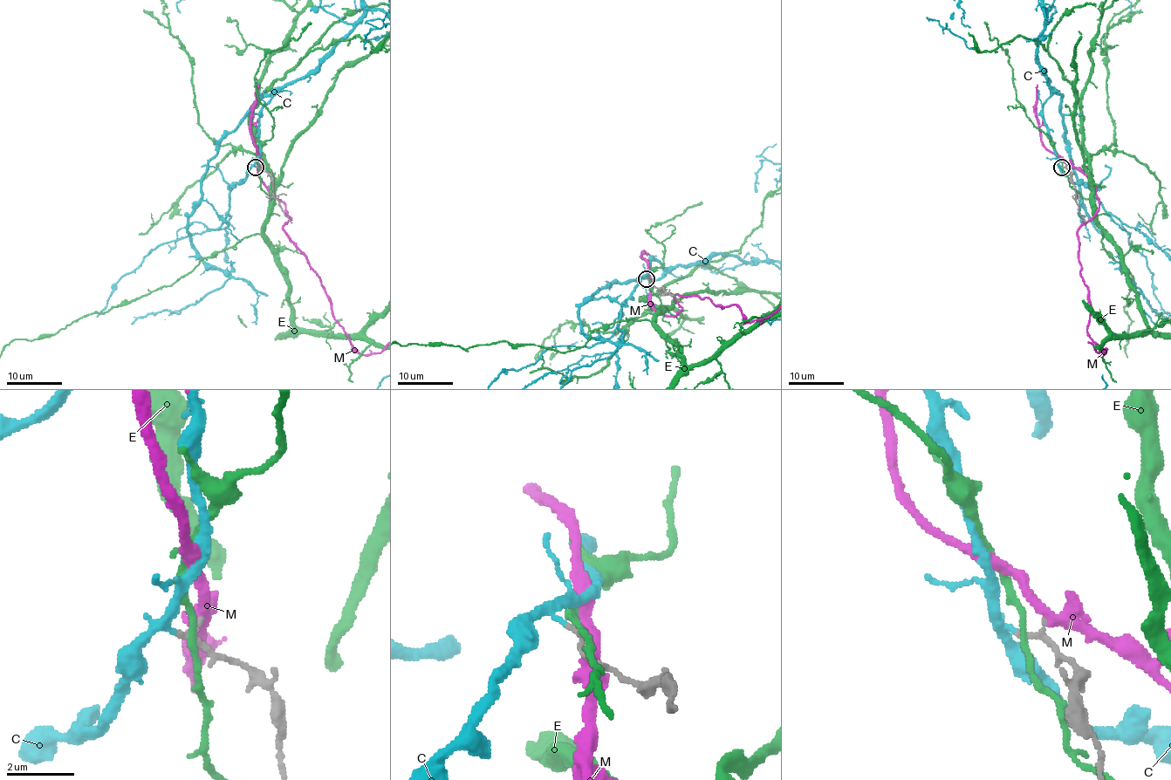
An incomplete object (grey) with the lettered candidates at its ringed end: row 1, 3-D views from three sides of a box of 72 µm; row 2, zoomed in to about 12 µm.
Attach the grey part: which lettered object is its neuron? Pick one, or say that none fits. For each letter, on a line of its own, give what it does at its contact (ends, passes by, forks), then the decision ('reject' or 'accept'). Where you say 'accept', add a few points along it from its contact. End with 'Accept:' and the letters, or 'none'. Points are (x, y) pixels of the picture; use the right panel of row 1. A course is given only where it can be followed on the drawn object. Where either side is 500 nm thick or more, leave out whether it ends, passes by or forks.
C: it passes by | accept
E: it passes by | reject
M: it passes by | reject
Accept: C

